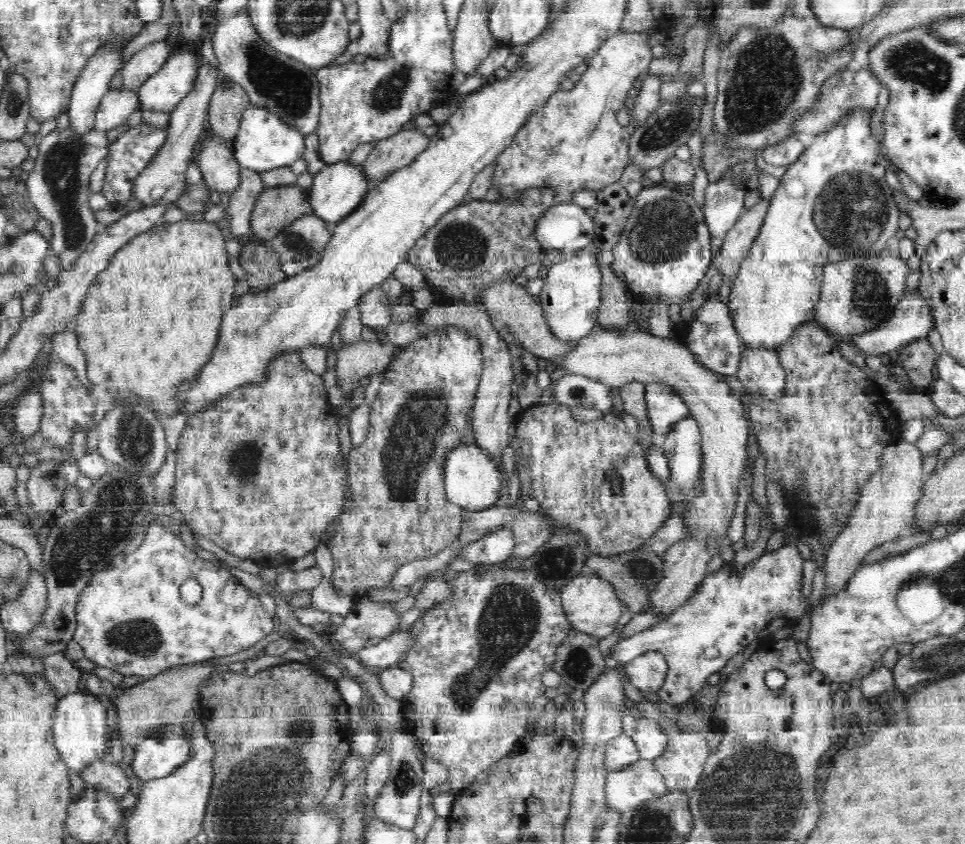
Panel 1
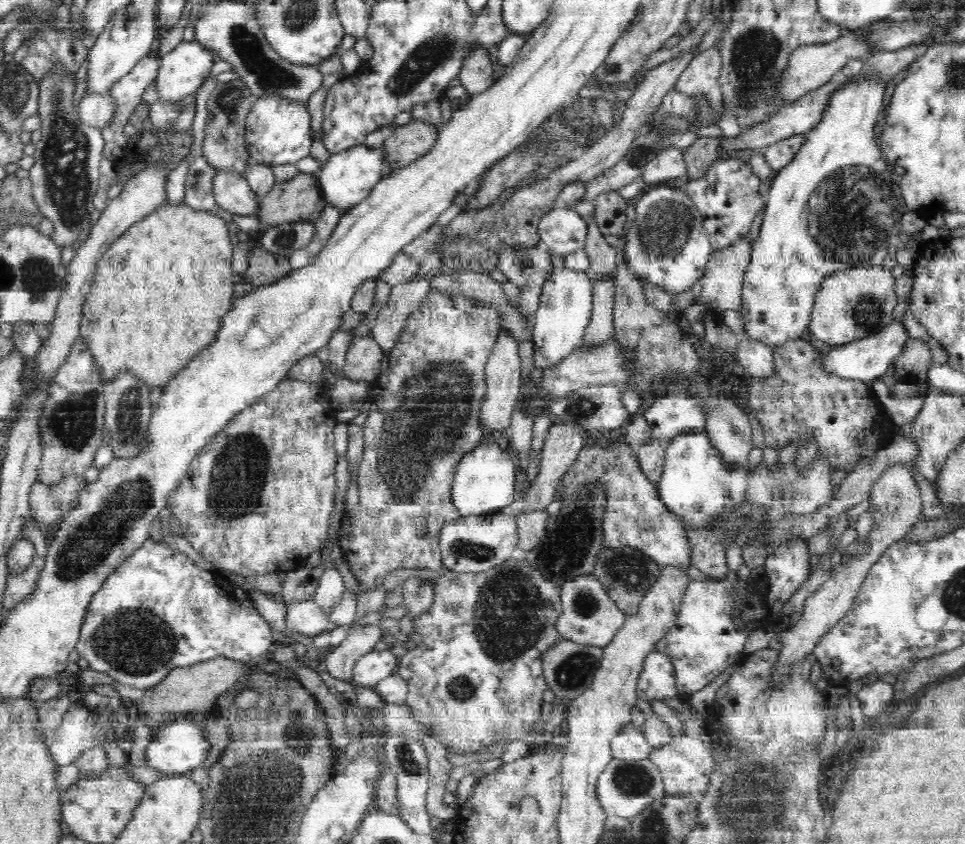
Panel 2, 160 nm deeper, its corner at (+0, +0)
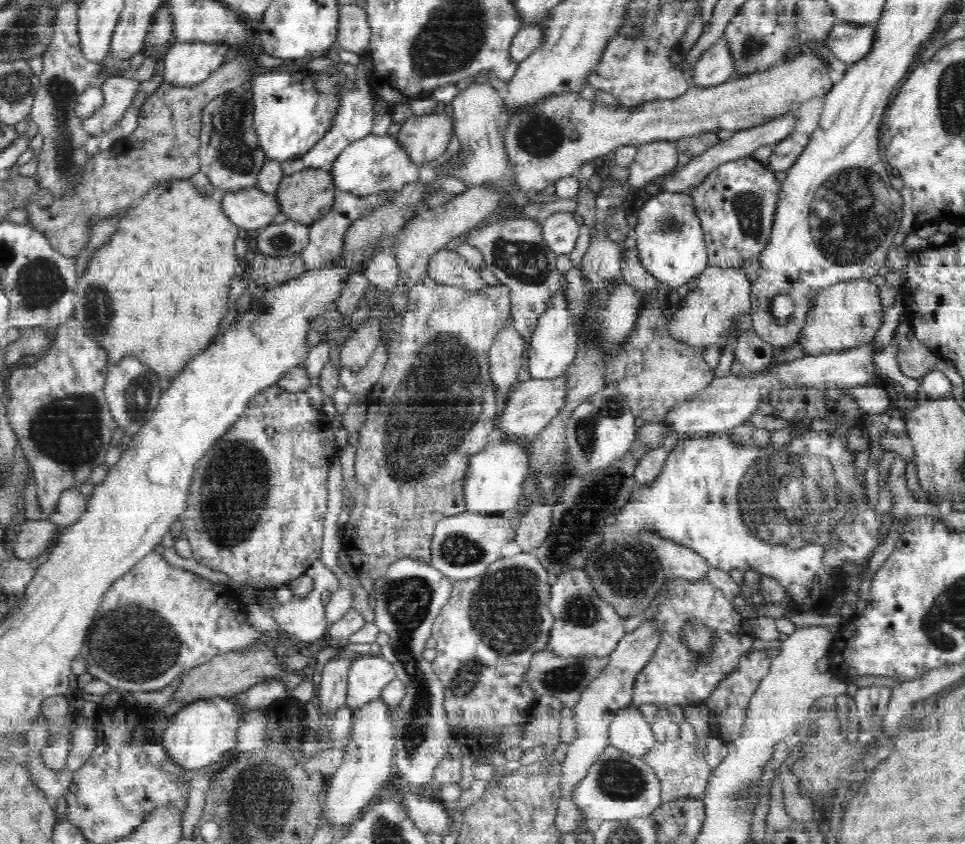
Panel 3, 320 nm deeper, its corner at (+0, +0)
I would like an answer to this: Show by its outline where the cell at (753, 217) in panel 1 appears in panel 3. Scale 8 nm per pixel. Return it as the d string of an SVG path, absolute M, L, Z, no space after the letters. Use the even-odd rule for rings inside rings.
M706 267L700 274L698 285L690 292L683 291L680 309L669 318L669 332L680 342L705 351L710 346L723 350L729 341L729 331L741 316L751 310L751 284L742 268Z

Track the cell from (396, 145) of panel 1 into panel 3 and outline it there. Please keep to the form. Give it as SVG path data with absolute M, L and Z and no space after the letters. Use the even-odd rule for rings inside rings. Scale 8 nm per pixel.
M440 111L433 115L408 117L395 138L401 150L408 152L408 157L412 159L412 163L423 168L424 163L437 159L438 156L444 154L454 134L455 119L448 117L443 111Z

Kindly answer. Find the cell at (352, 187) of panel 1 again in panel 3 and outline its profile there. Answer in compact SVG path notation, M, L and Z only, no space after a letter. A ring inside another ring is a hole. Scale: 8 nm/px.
M372 134L349 144L333 161L329 171L333 186L337 190L356 196L368 196L380 192L393 192L420 176L421 167L412 163L408 152L401 150L395 136L374 136Z

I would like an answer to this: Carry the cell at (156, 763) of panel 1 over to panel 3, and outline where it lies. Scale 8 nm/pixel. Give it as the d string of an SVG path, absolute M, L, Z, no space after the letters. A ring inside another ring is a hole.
M234 697L201 700L173 714L162 734L162 747L182 768L200 769L218 762L223 754L236 746L236 732L240 725L240 707Z

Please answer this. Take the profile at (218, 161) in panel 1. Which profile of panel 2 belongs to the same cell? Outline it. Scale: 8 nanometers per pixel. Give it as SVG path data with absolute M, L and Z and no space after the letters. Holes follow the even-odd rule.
M215 170L213 193L218 207L231 214L255 216L260 198L252 192L249 182L233 170Z

